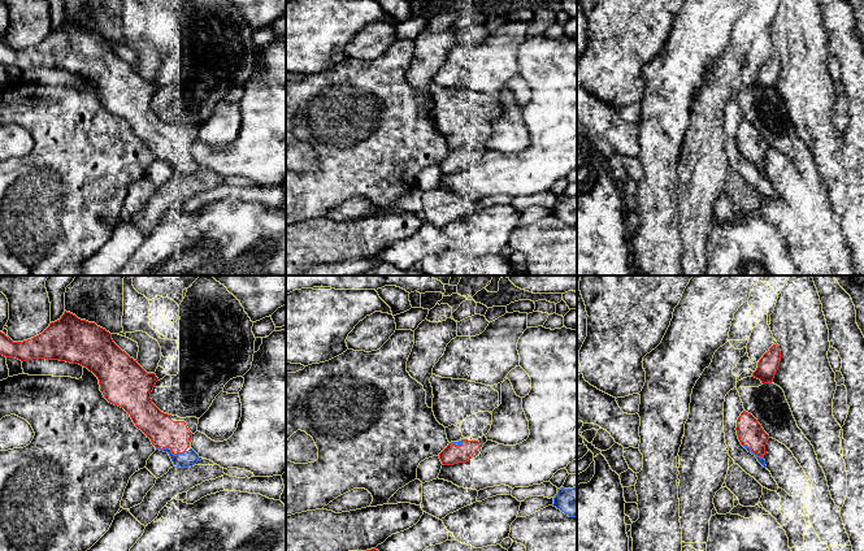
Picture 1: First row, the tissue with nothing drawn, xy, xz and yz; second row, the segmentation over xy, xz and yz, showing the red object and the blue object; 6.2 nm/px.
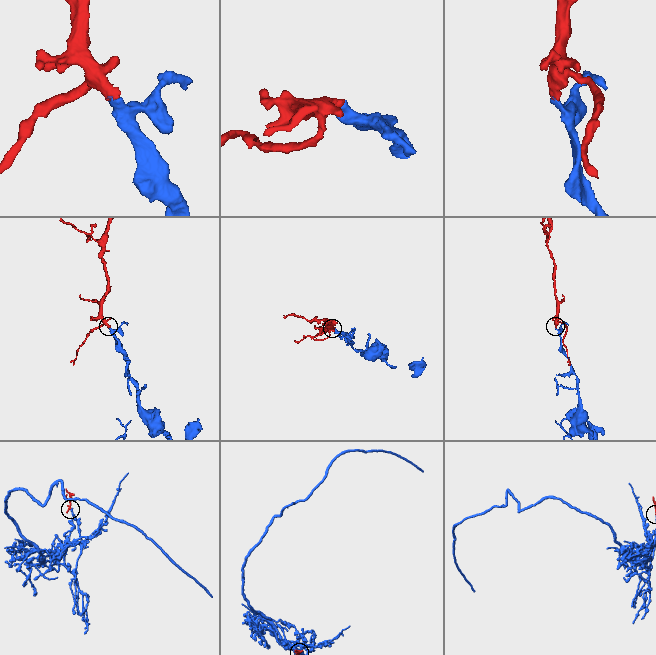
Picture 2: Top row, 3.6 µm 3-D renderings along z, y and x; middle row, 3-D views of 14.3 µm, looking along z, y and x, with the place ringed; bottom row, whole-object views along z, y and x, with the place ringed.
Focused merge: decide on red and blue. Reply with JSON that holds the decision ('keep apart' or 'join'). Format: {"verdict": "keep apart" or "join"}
{"verdict": "join"}

